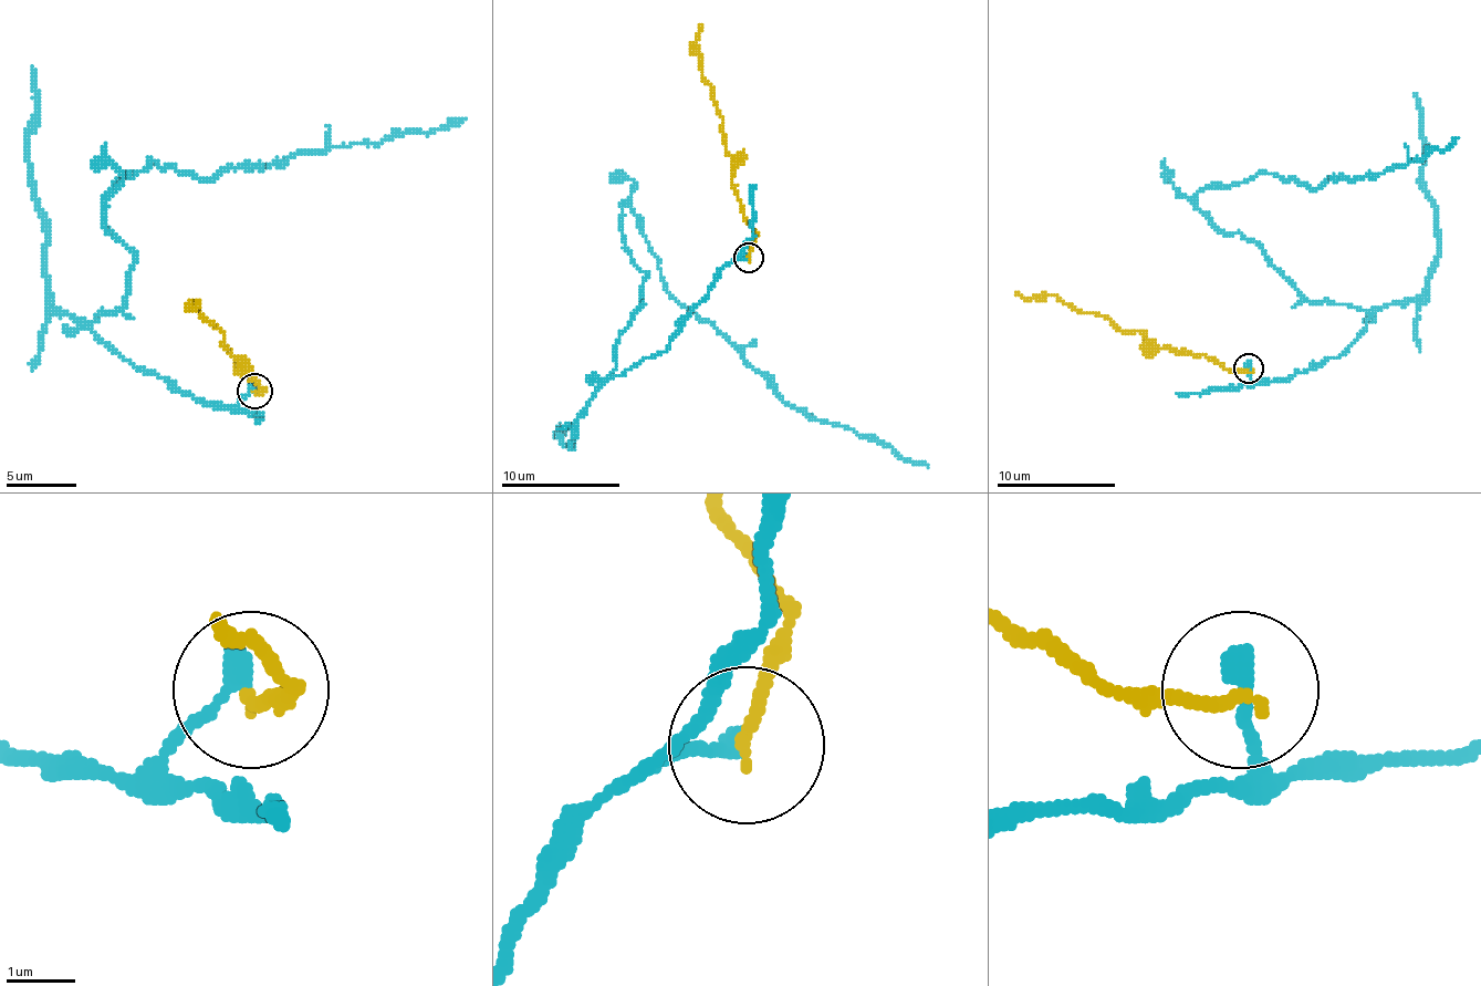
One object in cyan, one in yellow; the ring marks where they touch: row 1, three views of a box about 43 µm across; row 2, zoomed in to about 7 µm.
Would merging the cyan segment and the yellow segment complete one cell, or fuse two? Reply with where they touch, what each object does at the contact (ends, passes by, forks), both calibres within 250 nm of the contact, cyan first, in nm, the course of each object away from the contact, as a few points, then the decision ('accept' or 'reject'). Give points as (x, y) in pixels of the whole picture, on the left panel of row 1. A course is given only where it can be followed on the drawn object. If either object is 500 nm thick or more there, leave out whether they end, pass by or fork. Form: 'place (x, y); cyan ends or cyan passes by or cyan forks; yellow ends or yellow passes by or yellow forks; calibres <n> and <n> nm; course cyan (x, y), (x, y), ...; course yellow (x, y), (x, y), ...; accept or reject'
place (254, 391); cyan ends; yellow ends; calibres 320 and 190 nm; course cyan (256, 387), (204, 405), (91, 329), (133, 255), (105, 227), (112, 185), (154, 161), (217, 178), (466, 118); course yellow (256, 392), (262, 392), (235, 366), (238, 363), (225, 345), (217, 329), (196, 303), (193, 308), (199, 300); reject

